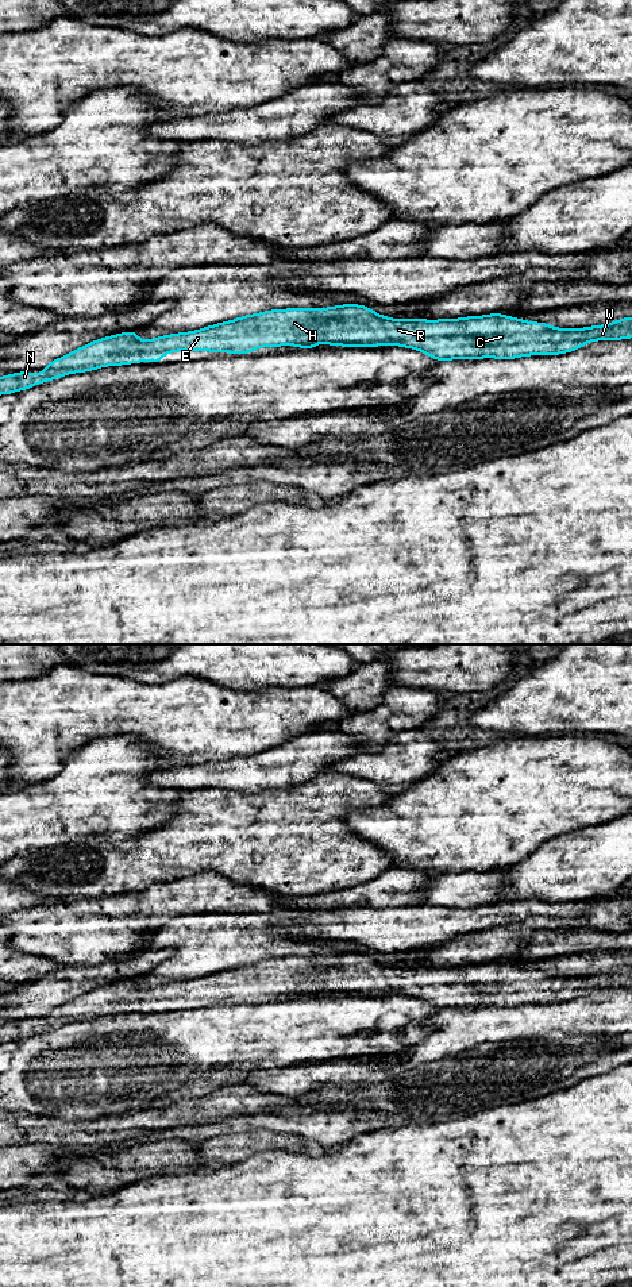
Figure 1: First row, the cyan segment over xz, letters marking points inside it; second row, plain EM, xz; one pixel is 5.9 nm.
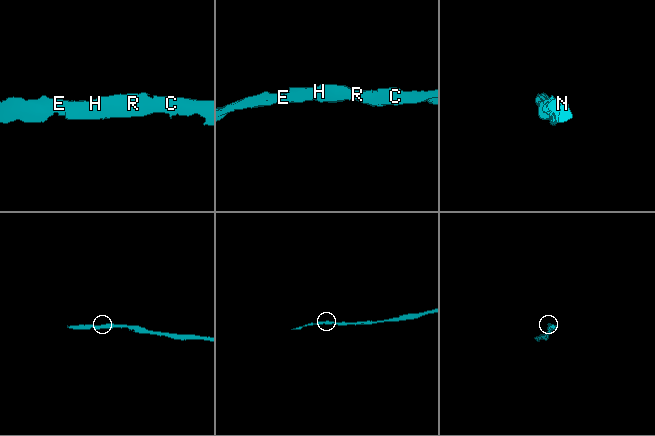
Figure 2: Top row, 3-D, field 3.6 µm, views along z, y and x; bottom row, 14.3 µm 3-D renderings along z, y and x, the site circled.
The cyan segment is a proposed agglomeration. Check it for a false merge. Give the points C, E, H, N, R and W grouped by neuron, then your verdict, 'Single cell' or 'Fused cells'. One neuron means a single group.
Groups: C E H N R W. Single cell

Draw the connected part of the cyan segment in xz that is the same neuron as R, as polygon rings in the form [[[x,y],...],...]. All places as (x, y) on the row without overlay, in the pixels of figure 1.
[[[358,952],[273,957],[150,989],[139,989],[136,978],[100,986],[51,1009],[41,1024],[20,1020],[0,1025],[0,1043],[104,1014],[162,1012],[165,1001],[176,999],[251,1002],[258,995],[298,994],[309,998],[319,991],[344,995],[396,993],[416,997],[435,1009],[515,1007],[559,1003],[577,999],[594,989],[618,987],[632,987],[632,966],[567,978],[498,960],[460,967],[400,968]]]

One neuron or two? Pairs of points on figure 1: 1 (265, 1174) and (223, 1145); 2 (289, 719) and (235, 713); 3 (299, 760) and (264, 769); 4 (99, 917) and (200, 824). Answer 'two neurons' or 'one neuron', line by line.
1: two neurons
2: one neuron
3: one neuron
4: two neurons

